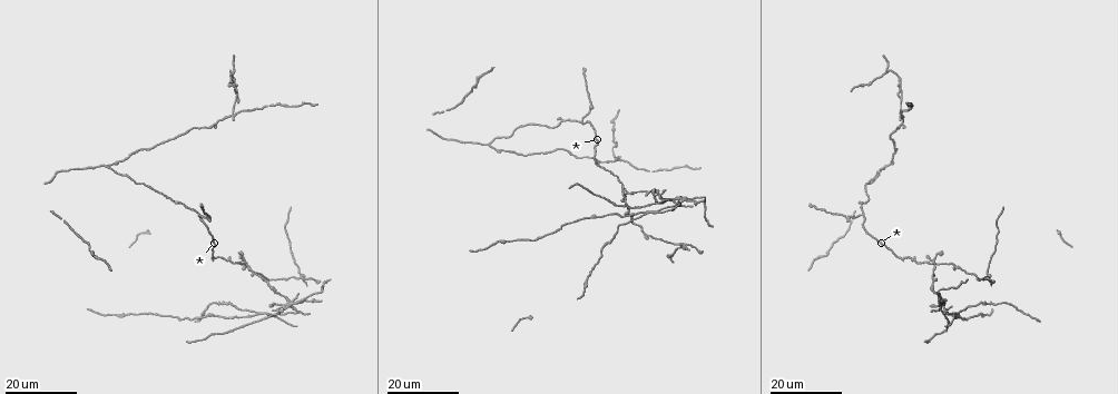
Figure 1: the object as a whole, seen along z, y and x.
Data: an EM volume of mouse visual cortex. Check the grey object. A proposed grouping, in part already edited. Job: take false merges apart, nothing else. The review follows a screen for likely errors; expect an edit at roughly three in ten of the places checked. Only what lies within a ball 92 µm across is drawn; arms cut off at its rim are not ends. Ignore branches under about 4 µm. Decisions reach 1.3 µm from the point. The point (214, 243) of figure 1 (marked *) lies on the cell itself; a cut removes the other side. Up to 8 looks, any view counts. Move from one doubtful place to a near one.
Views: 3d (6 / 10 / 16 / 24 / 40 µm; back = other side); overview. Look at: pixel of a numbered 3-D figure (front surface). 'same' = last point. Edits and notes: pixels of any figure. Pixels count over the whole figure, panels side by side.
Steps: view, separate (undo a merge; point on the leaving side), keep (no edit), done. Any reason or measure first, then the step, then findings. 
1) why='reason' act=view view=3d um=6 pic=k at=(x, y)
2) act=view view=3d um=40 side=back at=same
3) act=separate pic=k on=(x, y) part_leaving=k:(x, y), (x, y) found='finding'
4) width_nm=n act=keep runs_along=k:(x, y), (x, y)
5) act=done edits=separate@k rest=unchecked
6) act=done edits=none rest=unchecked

why='branch point' act=view view=3d um=24 pic=1 at=(862, 214)

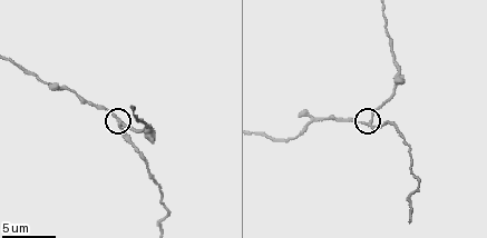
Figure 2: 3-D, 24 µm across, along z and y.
why='zoom in' act=view view=3d um=6 pic=2 at=(373, 121)

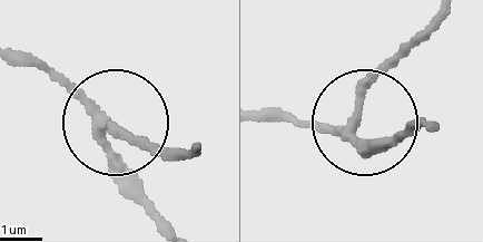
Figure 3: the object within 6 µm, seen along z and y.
act=keep found='all the same cell'

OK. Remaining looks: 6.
act=view view=3d um=16 pic=1 at=(233, 116)

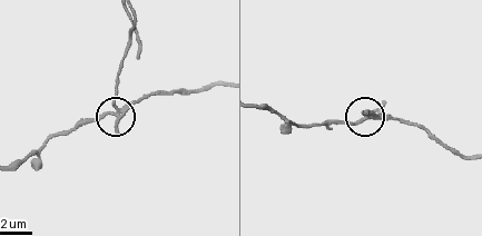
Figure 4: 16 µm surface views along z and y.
act=view view=3d um=6 pic=4 at=(120, 110)

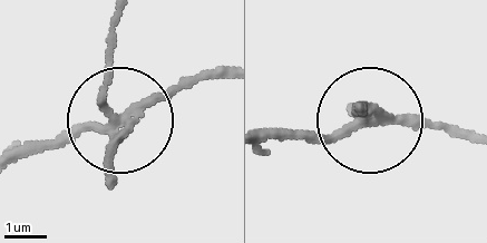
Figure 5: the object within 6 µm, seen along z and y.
act=separate pic=5 on=(110, 56) part_leaving=5:(118, 119), (108, 90), (111, 16) found='a second cell is stuck on'

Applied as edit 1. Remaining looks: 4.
why='three arms meet' act=view view=3d um=24 pic=1 at=(885, 164)

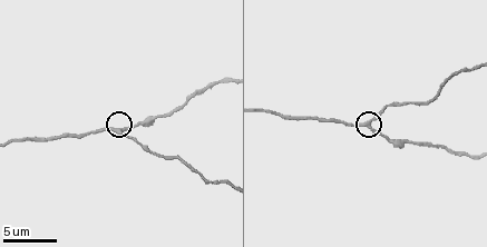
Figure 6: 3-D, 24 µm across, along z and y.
act=view view=3d um=6 pic=6 at=(367, 122)

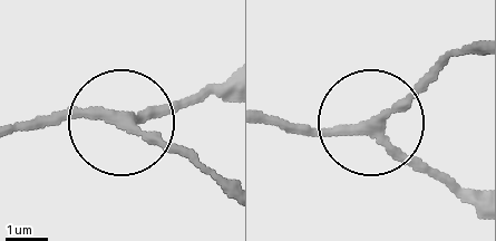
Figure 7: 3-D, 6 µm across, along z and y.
side_arm_um=59 act=keep runs_along=7:(226, 194), (194, 162), (119, 123), (17, 119) found='all the same cell'

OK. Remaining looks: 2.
act=done edits=separate@5 rest=unchecked

